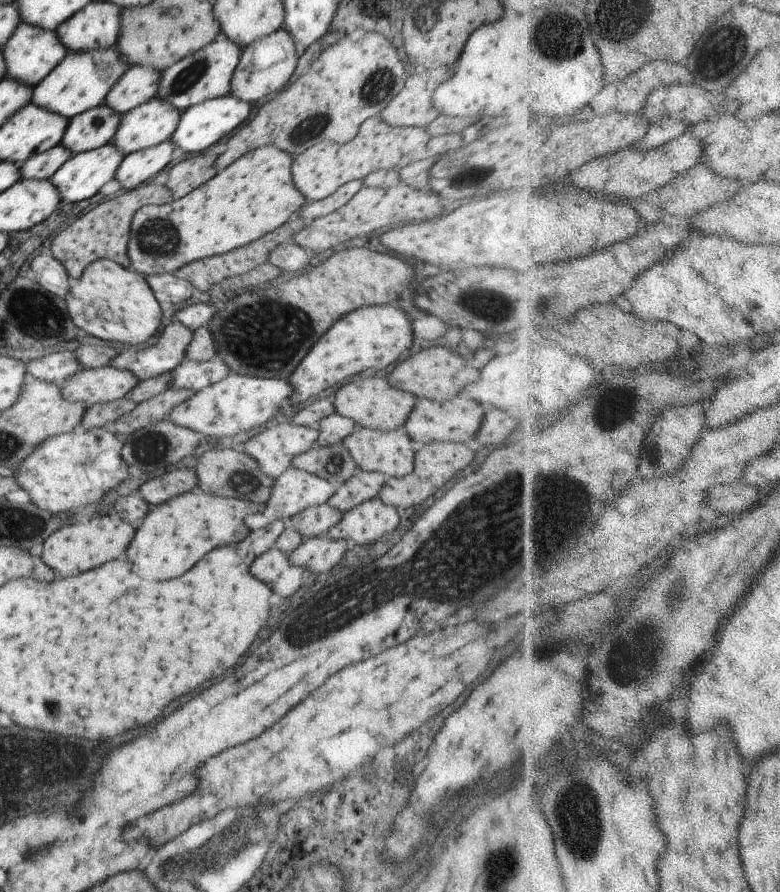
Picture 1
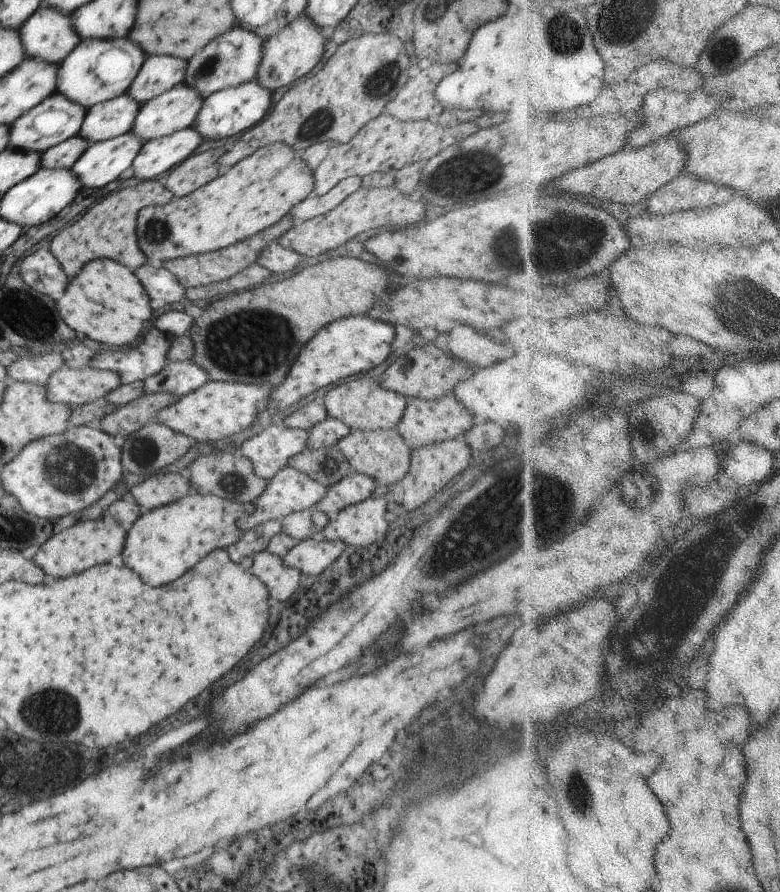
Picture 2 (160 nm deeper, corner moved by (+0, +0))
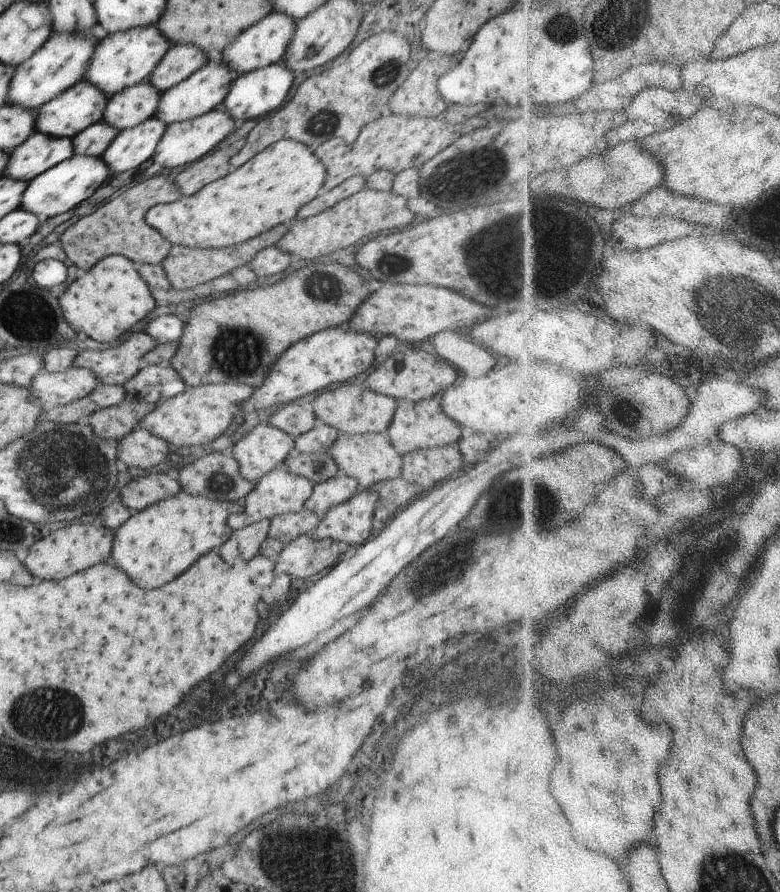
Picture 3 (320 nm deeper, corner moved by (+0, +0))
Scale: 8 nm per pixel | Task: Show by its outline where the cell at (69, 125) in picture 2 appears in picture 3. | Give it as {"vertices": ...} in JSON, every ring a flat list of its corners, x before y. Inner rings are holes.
{"vertices":[[78,81,74,86,55,96,36,111,35,130,55,137,76,136,90,125,103,120,109,97,90,81]]}

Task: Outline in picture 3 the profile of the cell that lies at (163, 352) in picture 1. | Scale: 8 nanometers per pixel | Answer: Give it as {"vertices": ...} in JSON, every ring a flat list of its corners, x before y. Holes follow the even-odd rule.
{"vertices":[[129,332,121,345,104,350,80,350,73,358,74,367,91,370,98,383,122,385,144,366,142,357,158,343,143,332]]}

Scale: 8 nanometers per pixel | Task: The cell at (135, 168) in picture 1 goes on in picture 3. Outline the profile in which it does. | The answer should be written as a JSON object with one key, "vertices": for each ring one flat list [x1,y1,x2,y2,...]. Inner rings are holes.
{"vertices":[[223,105,209,110,196,118,172,123,167,126,166,132,152,156,154,163,163,164,165,170,178,168,178,166,184,166,184,164,192,164,199,158,206,156,210,150,214,150,222,140,237,130,240,124]]}

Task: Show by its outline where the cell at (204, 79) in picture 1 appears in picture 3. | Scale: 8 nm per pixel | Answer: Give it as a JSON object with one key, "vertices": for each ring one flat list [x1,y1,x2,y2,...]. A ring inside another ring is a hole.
{"vertices":[[272,12,246,32,239,34,221,54,218,54,223,61,226,61,231,68,231,74,236,77,246,74,251,70,264,68,272,63,278,63,285,56,290,41,295,35,295,20,286,13]]}

